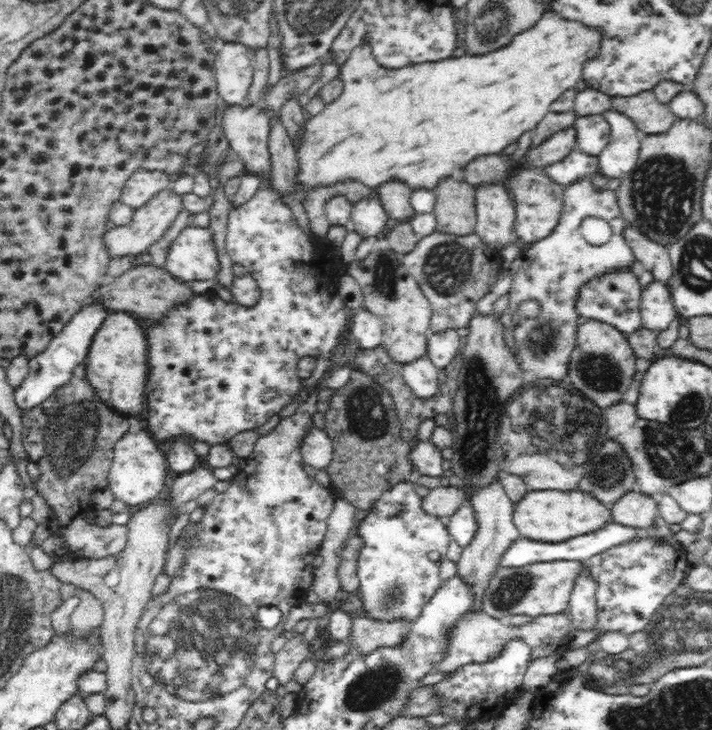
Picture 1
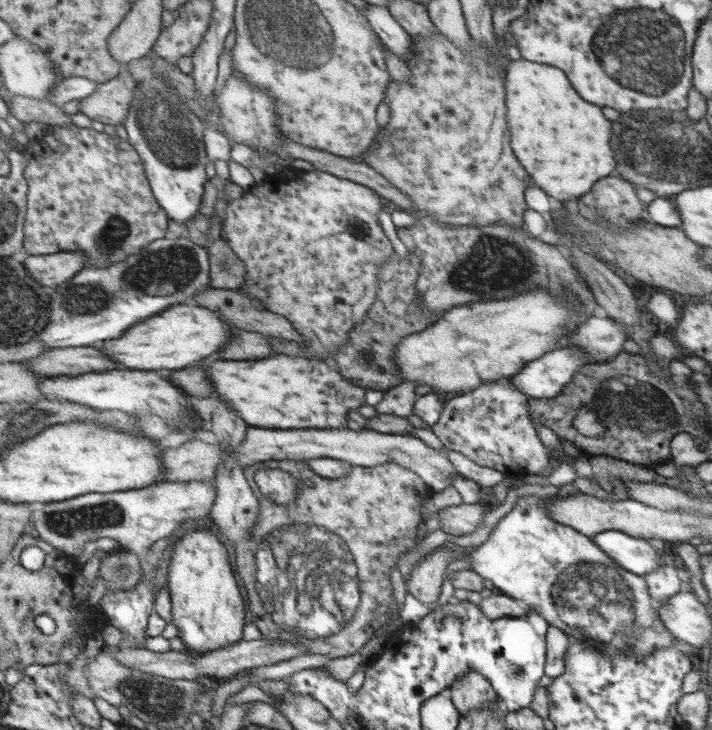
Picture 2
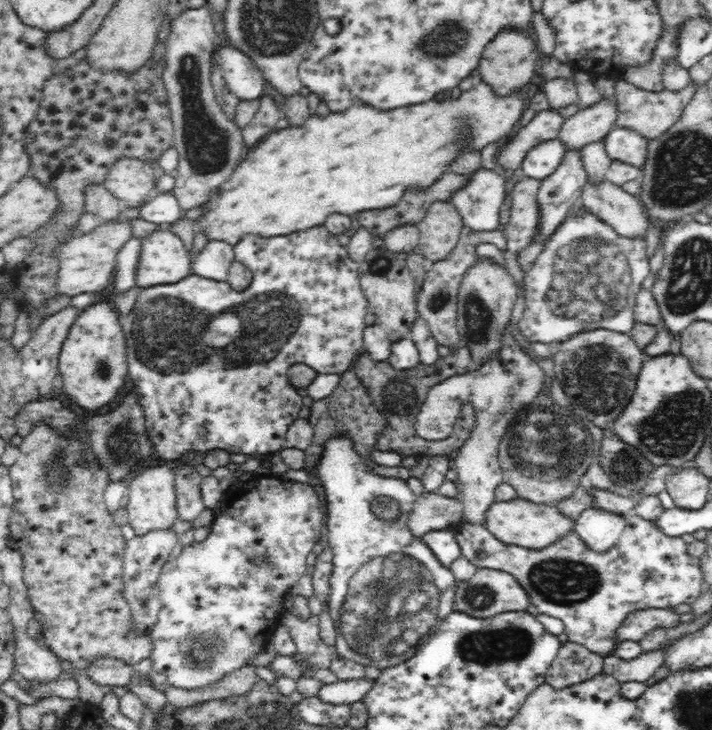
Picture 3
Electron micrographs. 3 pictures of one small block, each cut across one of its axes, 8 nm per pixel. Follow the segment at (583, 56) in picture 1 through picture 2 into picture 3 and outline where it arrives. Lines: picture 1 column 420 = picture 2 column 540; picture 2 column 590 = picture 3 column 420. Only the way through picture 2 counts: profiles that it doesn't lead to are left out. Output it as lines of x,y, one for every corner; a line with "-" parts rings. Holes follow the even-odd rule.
480,82
478,88
462,92
458,100
430,100
390,112
380,112
354,102
344,114
328,114
326,118
312,116
301,127
289,126
270,133
264,142
248,152
232,176
202,205
196,220
197,228
205,235
207,242
226,241
233,248
242,238
246,238
246,234
253,234
254,237
289,235
322,225
330,214
353,216
365,210
394,206
408,188
430,186
448,172
448,164
462,148
458,140
462,134
468,134
468,138
472,134
470,146
480,150
516,128
514,124
522,116
524,108
524,90
510,93
508,98
500,98
492,92
488,83

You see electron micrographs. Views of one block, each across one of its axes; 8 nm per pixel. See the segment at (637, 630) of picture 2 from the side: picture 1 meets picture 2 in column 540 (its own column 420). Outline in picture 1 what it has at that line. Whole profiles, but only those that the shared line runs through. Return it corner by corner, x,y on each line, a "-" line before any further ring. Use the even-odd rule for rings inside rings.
397,482
385,492
379,502
373,504
373,509
357,526
358,537
362,537
364,546
358,552
356,560
356,575
360,581
358,595
365,610
367,620
375,622
409,622
402,628
402,640
410,637
413,622
422,616
424,605
434,596
434,593
443,585
440,581
440,565
447,556
450,546
449,529
444,520
430,515
422,509
422,498
414,491
412,483

